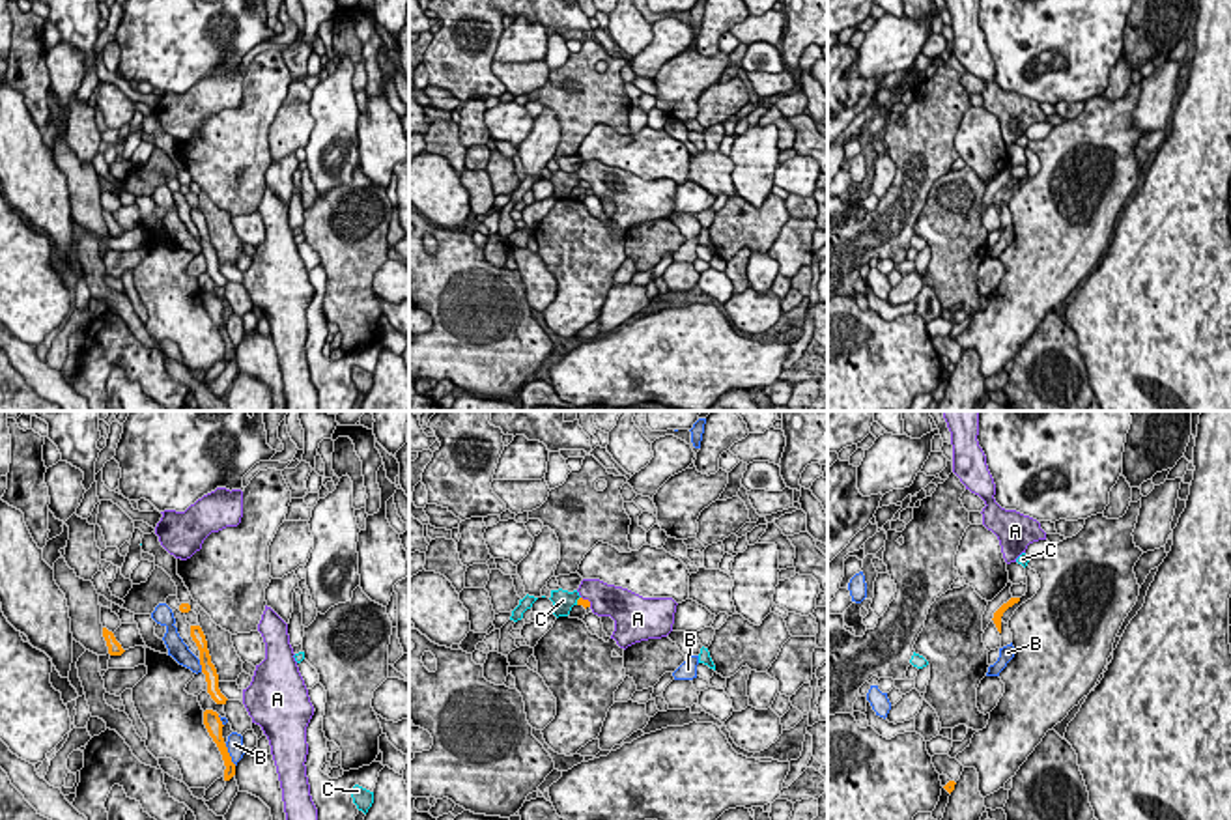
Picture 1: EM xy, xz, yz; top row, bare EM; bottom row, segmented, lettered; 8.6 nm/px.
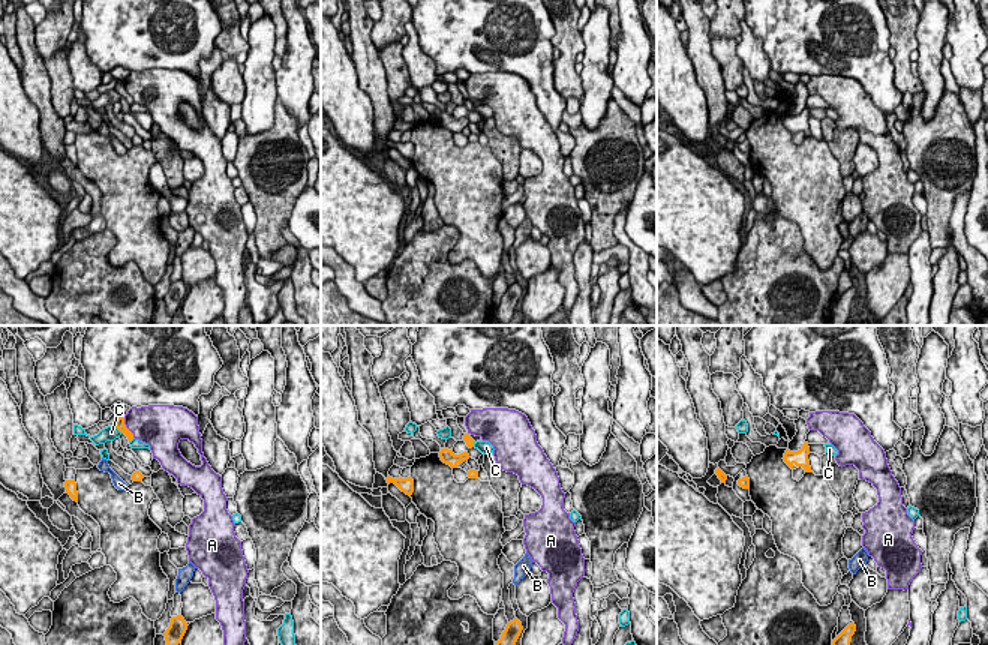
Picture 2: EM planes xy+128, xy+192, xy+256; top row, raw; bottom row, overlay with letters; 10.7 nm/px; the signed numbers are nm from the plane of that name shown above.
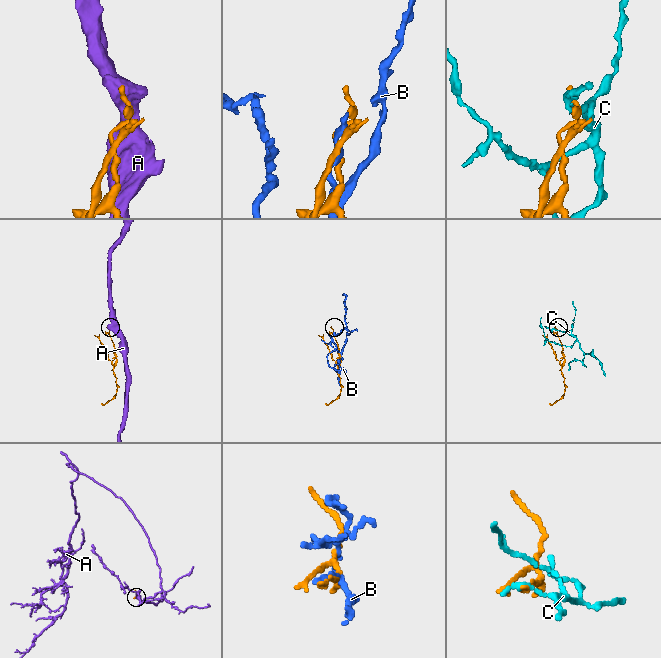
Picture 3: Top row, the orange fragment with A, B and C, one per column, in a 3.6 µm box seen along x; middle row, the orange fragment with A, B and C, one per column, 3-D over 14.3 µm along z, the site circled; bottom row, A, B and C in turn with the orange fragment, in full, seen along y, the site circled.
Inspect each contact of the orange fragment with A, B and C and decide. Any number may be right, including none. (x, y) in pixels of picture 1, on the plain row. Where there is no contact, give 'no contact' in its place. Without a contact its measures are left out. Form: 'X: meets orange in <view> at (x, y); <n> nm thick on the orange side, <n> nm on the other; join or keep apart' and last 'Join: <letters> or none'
A: meets orange in xz at (587, 182); 70 nm thick on the orange side, 280 nm on the other; keep apart
B: meets orange in xy at (228, 337); 130 nm thick on the orange side, 140 nm on the other; keep apart
C: meets orange in xz at (578, 182); 70 nm thick on the orange side, 190 nm on the other; keep apart
Join: none

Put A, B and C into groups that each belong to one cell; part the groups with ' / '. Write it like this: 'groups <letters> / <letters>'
groups A / B / C

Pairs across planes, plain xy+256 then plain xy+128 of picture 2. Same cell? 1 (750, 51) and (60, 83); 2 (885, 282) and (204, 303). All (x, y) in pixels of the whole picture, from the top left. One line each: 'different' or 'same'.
1: different
2: same

